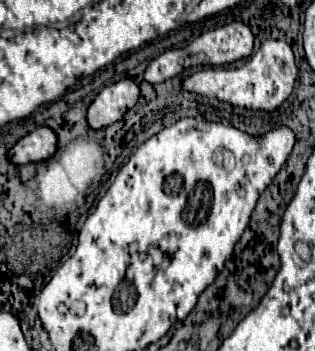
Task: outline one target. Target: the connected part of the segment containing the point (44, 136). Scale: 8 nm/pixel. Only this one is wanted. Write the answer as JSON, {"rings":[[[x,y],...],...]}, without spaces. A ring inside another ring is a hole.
{"rings":[[[37,128],[23,136],[9,152],[13,164],[29,164],[49,160],[57,150],[57,134],[51,128]]]}

